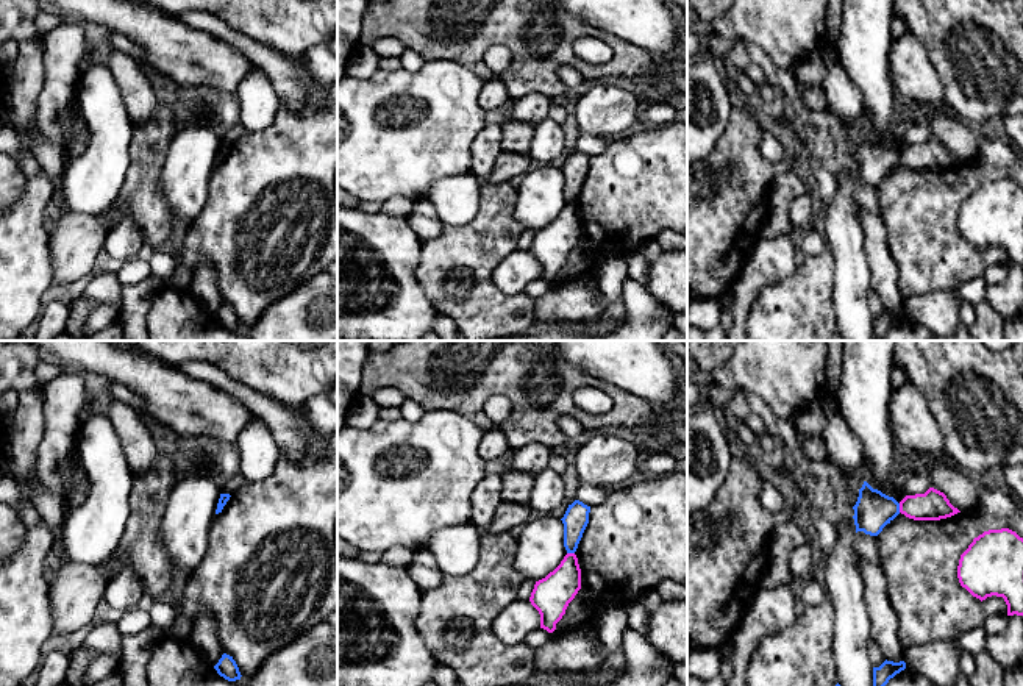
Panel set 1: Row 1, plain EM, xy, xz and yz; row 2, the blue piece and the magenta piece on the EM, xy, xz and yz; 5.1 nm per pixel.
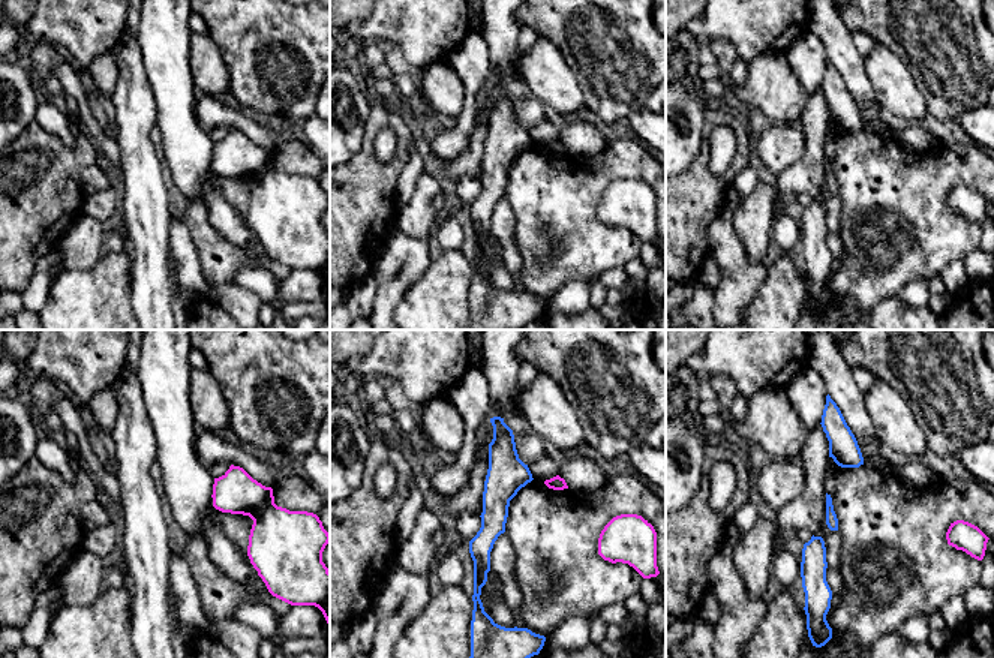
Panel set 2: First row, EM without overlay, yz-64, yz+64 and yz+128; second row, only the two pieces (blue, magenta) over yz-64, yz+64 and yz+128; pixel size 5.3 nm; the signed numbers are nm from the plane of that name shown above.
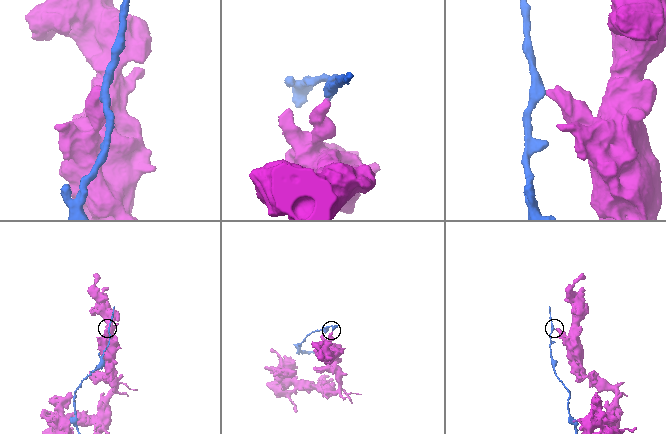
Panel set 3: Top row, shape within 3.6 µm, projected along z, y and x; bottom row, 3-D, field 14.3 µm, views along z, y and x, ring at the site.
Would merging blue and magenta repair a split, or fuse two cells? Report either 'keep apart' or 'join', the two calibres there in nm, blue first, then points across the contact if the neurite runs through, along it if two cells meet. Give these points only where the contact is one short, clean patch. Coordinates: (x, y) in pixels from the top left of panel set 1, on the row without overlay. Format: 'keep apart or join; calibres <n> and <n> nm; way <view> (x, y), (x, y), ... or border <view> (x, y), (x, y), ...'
keep apart; calibres 200 and 160 nm; border yz (898, 153), (900, 161)

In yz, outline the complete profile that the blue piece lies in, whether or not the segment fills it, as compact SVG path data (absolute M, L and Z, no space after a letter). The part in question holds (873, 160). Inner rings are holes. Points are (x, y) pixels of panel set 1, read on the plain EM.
M864 131L853 159L856 183L878 186L900 164L900 153Z

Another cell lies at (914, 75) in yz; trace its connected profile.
M909 30L893 39L889 66L893 86L906 102L929 113L940 111L945 105L942 80L926 47Z

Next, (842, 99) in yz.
M829 63L825 67L822 81L825 95L825 113L837 122L861 120L864 105L861 91L848 78L845 69L839 63Z

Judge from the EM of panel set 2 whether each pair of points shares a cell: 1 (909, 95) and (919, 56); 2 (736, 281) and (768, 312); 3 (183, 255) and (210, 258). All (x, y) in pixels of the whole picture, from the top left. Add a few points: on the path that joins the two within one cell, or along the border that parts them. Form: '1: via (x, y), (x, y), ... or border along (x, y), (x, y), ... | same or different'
1: border along (891, 51), (910, 72), (925, 101), (927, 111) | different
2: border along (763, 281), (750, 305), (741, 314) | different
3: border along (185, 224), (198, 257), (201, 275), (210, 285) | different

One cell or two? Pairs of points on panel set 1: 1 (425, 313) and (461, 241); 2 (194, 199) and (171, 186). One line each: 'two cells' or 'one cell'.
1: two cells
2: one cell

